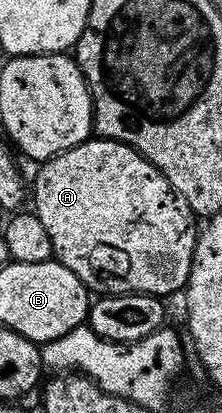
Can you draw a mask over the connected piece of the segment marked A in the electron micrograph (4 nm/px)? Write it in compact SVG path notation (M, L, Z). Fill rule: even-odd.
M90 137L84 143L59 153L54 159L44 160L38 167L41 168L37 171L37 180L34 183L32 180L31 183L32 210L39 217L39 221L43 221L44 227L47 228L47 237L51 237L56 262L63 264L67 269L71 269L71 273L75 273L75 277L79 277L79 281L83 281L90 292L106 295L166 297L165 295L173 295L176 291L178 294L184 288L189 281L191 265L193 264L193 254L199 234L199 219L198 216L194 215L191 205L186 199L169 184L167 177L163 177L163 173L158 167L151 165L151 161L147 161L147 157L143 157L134 147L126 143L120 143L114 139Z

